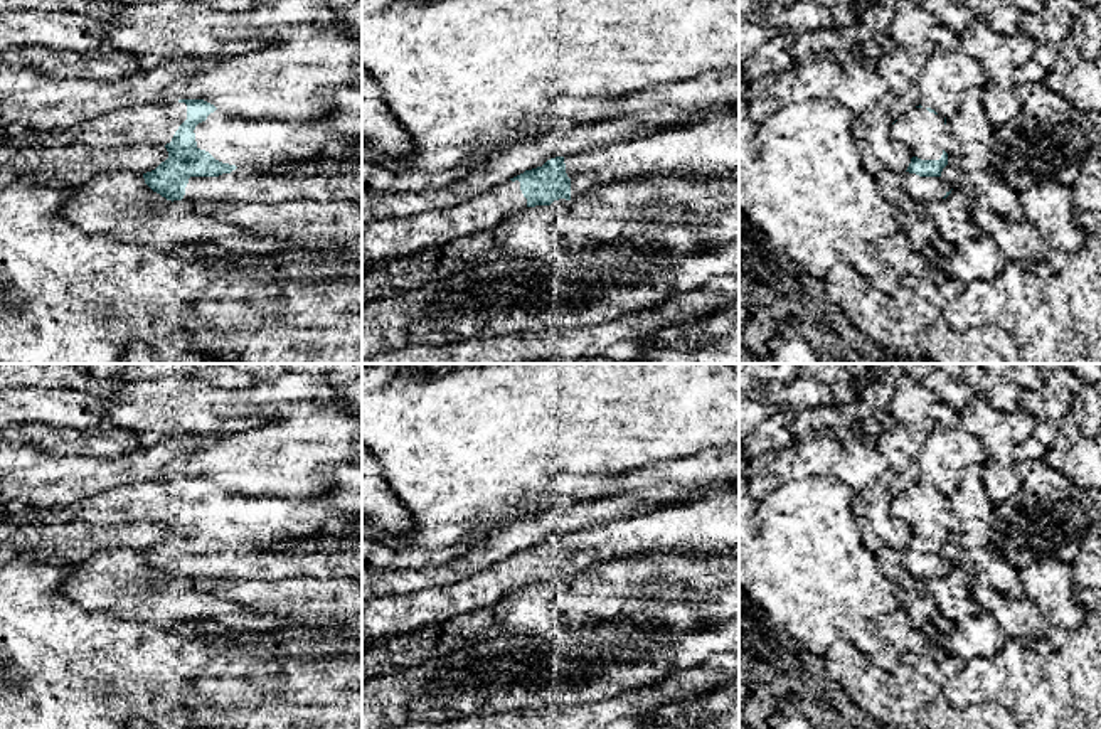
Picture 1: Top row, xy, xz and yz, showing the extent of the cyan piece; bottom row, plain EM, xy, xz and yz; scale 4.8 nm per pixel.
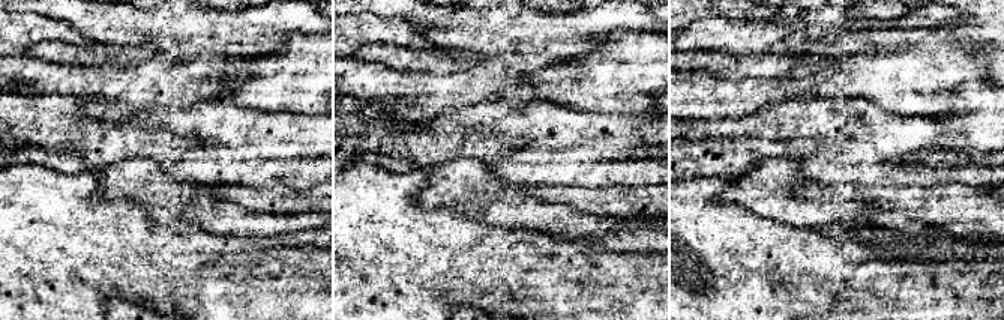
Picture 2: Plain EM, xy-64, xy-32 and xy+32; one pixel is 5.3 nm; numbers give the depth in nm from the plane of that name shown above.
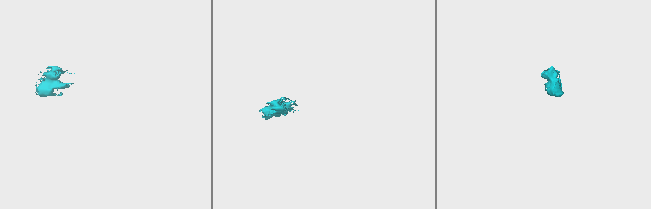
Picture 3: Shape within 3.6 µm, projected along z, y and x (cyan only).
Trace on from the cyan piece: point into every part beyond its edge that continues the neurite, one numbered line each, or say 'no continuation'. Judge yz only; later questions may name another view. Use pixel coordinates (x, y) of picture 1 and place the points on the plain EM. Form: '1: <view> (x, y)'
1: yz (920, 507)

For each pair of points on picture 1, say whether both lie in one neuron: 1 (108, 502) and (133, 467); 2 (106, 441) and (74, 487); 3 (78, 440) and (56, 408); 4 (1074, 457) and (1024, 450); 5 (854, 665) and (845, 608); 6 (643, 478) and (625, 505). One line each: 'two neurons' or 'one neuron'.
1: two neurons
2: two neurons
3: two neurons
4: two neurons
5: two neurons
6: two neurons

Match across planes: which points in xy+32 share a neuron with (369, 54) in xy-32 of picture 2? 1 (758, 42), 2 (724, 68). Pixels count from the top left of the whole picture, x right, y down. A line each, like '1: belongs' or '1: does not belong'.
1: does not belong
2: belongs

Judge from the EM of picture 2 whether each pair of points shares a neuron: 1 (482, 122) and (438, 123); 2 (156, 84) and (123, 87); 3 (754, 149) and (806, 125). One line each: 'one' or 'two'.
1: one
2: one
3: two

